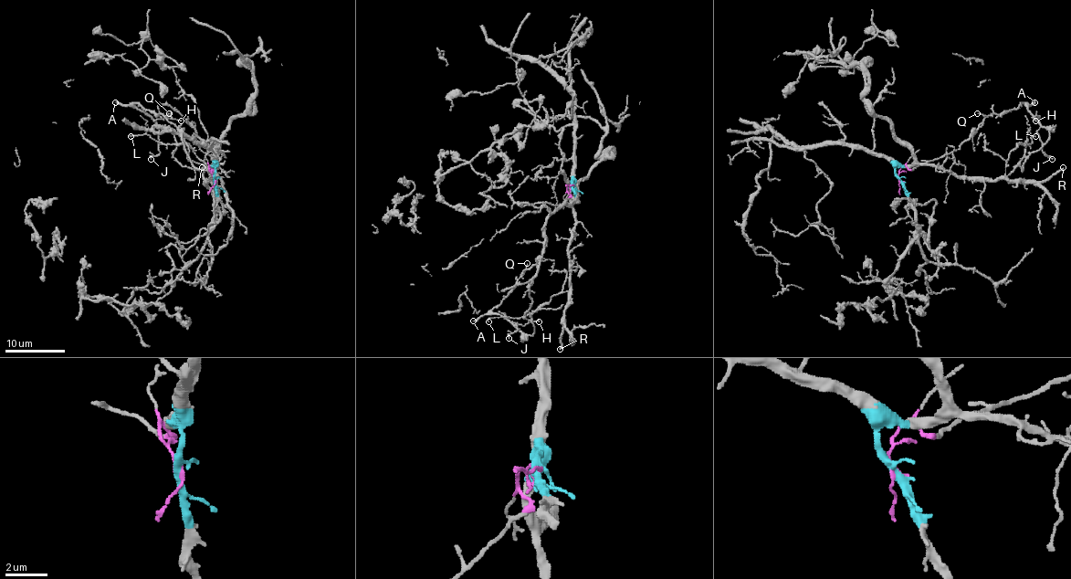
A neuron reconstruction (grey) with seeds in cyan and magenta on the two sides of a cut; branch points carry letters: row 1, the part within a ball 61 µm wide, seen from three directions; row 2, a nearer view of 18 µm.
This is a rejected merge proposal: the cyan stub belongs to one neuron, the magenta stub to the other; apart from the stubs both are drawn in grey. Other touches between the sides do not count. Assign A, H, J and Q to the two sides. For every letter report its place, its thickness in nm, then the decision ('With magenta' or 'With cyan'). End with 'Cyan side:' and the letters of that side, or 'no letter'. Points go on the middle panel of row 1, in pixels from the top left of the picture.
A: Place: (473, 321). Thickness 280 nm. With magenta
H: Place: (539, 321). Thickness 140 nm. With magenta
J: Place: (509, 338). Thickness 320 nm. With magenta
Q: Place: (527, 263). Thickness 110 nm. With magenta
Cyan side: no letter

